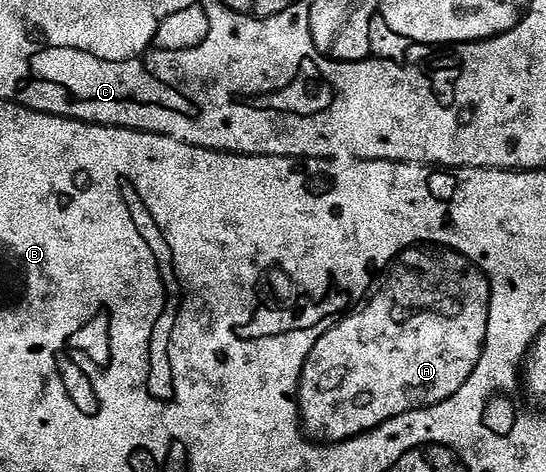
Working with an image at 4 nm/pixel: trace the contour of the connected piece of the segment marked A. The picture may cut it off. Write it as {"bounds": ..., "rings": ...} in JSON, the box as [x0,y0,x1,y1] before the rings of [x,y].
{"bounds":[286,240,496,448],"rings":[[[408,240],[408,244],[400,244],[388,260],[372,260],[364,272],[364,284],[351,296],[348,304],[336,312],[332,324],[312,340],[312,348],[304,352],[304,360],[300,360],[300,372],[296,372],[296,385],[286,398],[292,404],[292,412],[296,412],[296,433],[300,440],[308,444],[308,448],[344,448],[344,444],[356,444],[356,440],[364,440],[364,436],[372,436],[372,432],[380,432],[392,424],[392,420],[404,420],[404,416],[416,416],[416,412],[432,412],[432,408],[444,408],[444,404],[456,400],[464,388],[468,388],[468,380],[476,376],[481,362],[488,352],[488,332],[492,332],[494,306],[496,304],[496,288],[492,288],[492,276],[488,272],[480,272],[476,260],[468,256],[456,244],[448,244],[444,240]]]}

